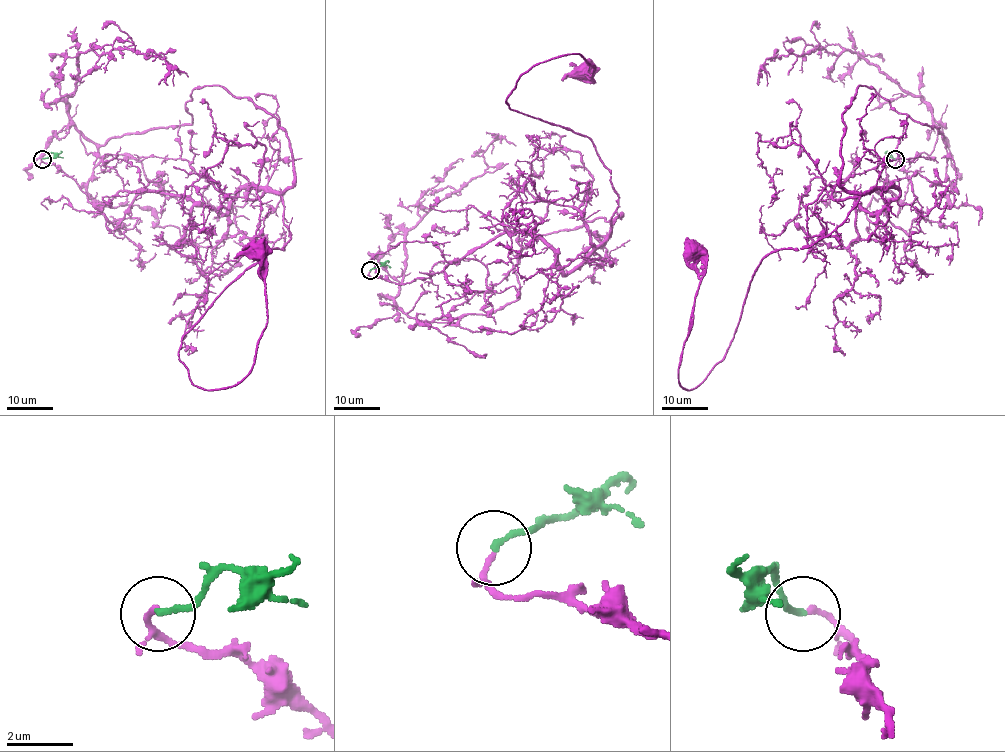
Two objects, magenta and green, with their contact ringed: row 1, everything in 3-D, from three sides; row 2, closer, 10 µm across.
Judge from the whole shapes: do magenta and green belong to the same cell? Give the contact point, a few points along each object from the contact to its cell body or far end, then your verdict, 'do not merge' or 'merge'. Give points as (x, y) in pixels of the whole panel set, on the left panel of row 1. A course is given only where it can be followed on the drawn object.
(42, 159) | magenta via (43, 158), (96, 203), (281, 197), (284, 249), (183, 337), (196, 386), (254, 362), (259, 251) | green via (43, 158), (52, 153), (63, 157) | merge

